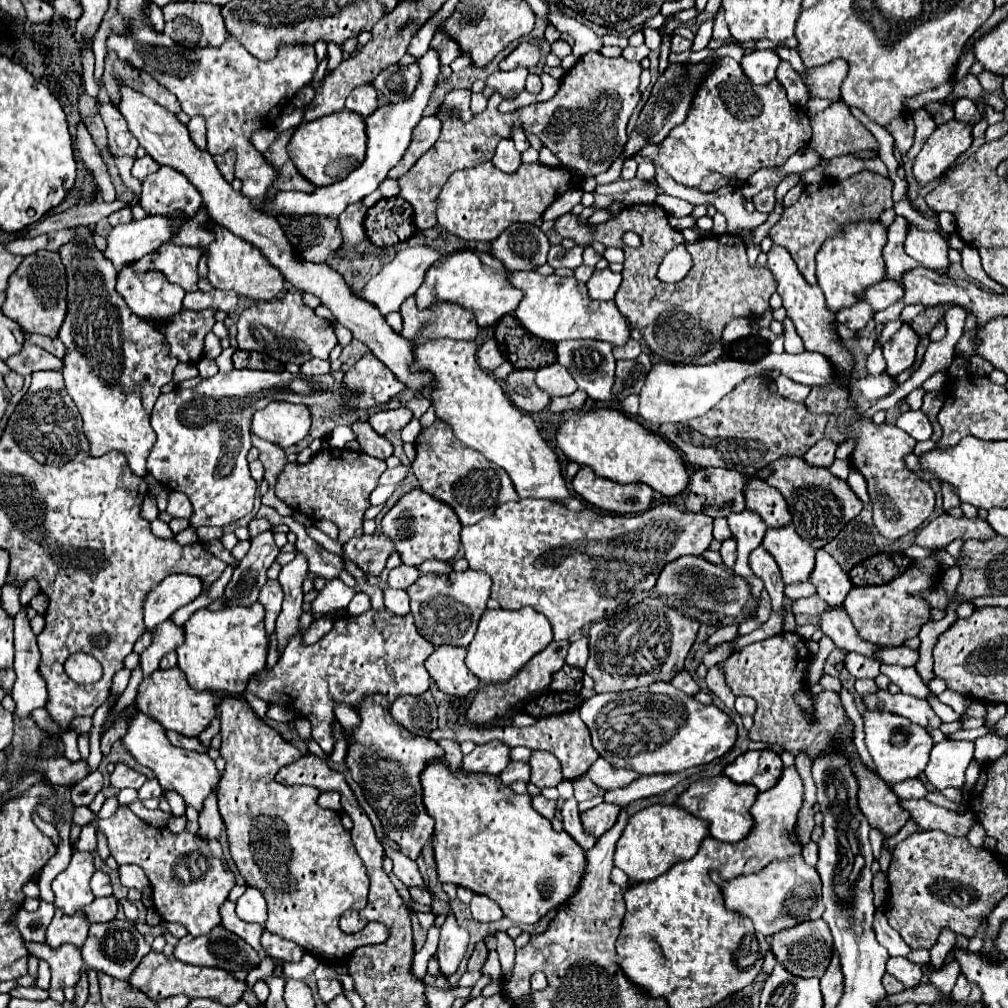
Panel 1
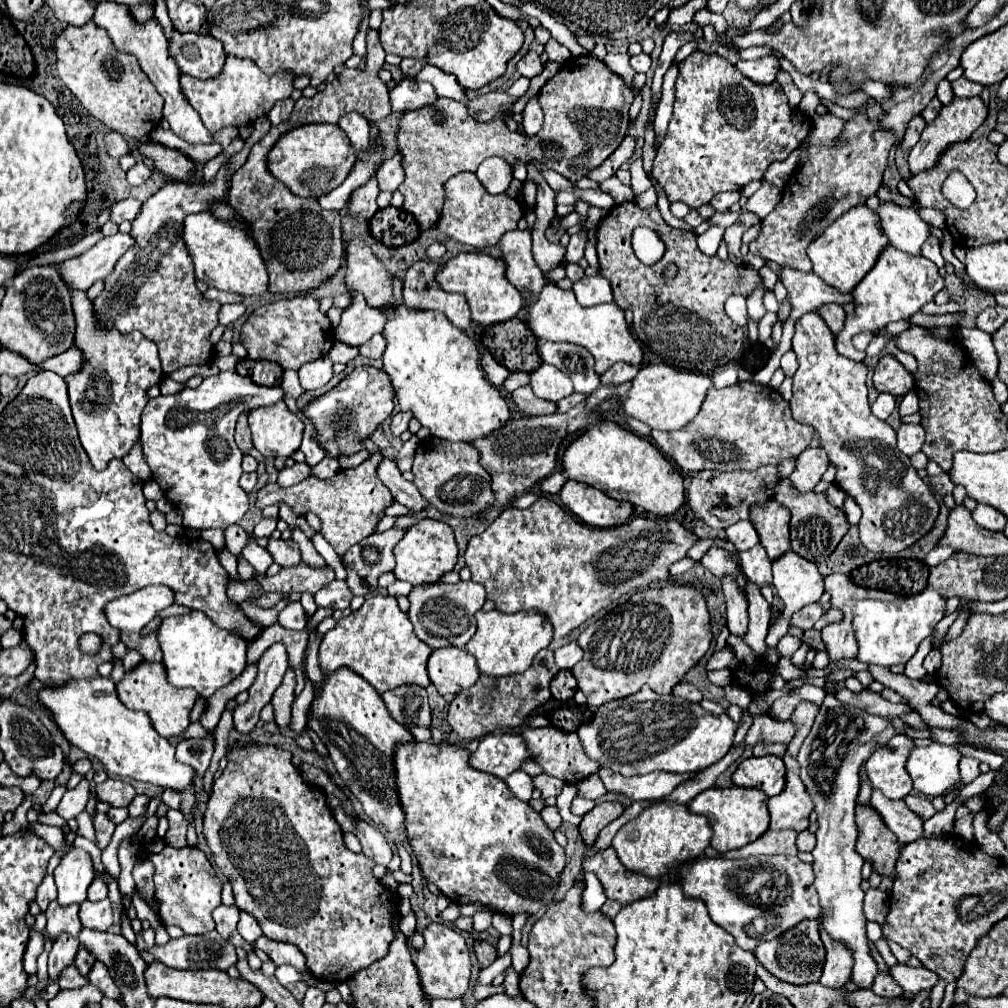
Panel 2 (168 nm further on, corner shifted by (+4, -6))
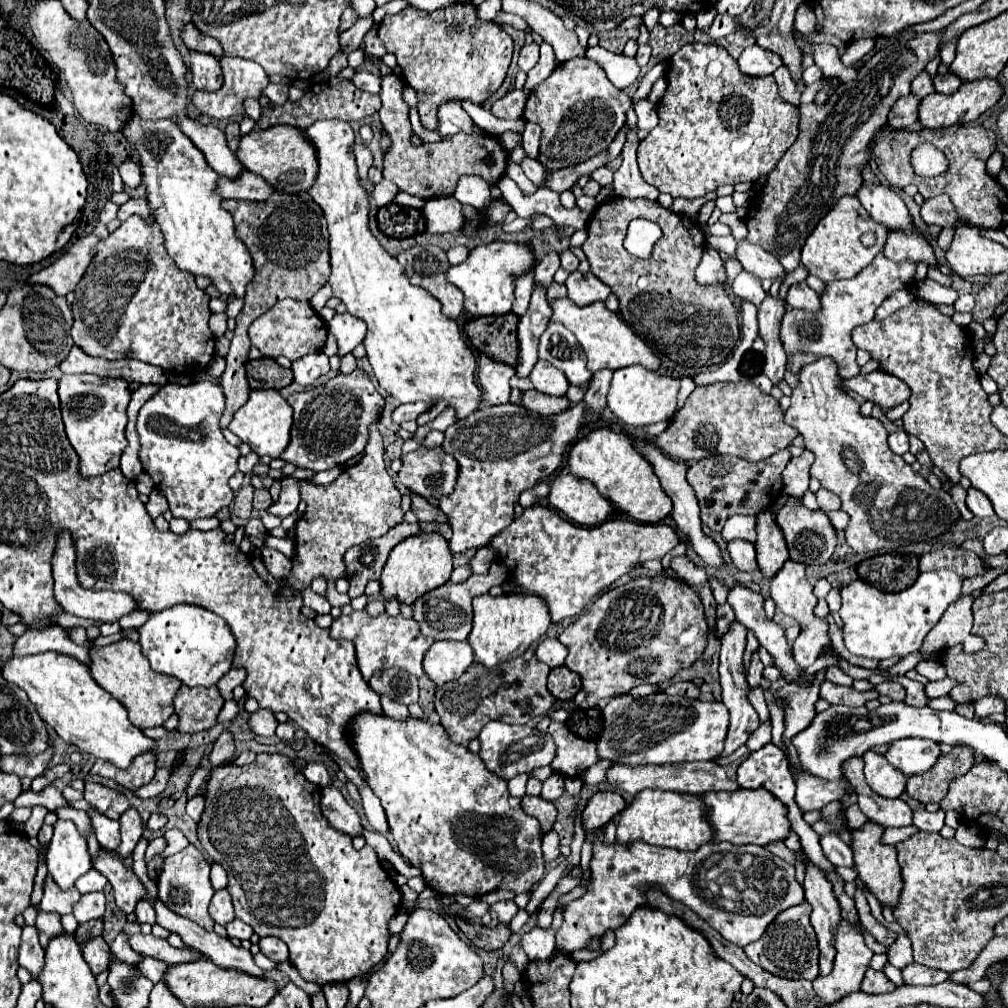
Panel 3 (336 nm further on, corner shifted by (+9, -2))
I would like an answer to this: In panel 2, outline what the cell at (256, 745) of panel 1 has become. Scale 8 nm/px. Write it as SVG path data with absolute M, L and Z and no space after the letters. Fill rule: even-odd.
M255 744L255 746L235 748L233 752L227 754L227 758L229 758L229 766L213 782L211 796L209 796L209 802L207 802L205 812L203 812L203 836L205 836L207 846L213 852L215 864L221 868L221 872L227 876L227 880L233 886L235 906L241 912L247 912L247 914L255 916L257 922L259 922L259 926L261 926L261 930L263 930L263 934L267 938L295 944L303 952L303 956L307 960L307 970L315 978L325 980L325 982L331 982L331 984L347 982L355 972L359 972L359 970L371 966L373 962L377 962L379 958L387 956L389 944L395 938L395 930L393 930L393 920L391 918L395 918L399 914L399 894L387 890L373 876L373 866L375 866L373 860L367 860L367 856L361 856L361 854L355 854L355 852L347 850L347 846L343 842L343 832L341 832L339 824L335 824L335 818L331 814L331 808L327 804L327 796L323 794L323 790L321 788L315 788L315 786L309 788L309 784L303 782L299 770L291 764L291 752L287 752L287 750L281 750L281 748L275 748L275 746L259 746L259 744ZM283 914L309 914L309 918L307 918L307 922L303 922L299 926L285 926L283 920L279 918Z

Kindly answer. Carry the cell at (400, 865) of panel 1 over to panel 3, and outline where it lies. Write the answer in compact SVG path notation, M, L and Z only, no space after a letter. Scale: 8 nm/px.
M328 786L322 790L322 814L328 818L330 826L348 834L348 836L362 836L364 826L358 816L358 812L346 802L346 798L340 794L338 788Z

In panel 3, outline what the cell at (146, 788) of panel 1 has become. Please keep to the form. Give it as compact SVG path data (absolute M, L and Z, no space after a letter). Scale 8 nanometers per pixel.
M128 808L120 816L118 822L120 822L120 832L122 832L122 844L118 846L118 854L128 856L134 850L134 846L138 844L138 840L142 838L144 824L142 824L142 818L140 818L138 810L134 810L134 808Z

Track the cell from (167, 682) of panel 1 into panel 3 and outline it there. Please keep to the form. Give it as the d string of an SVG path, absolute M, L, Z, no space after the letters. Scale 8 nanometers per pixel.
M120 640L104 648L92 648L90 656L92 656L90 674L106 692L110 692L116 700L120 700L128 708L128 716L134 726L138 728L162 726L174 714L174 696L182 686L182 682L178 678L154 672L150 668L150 662L142 654L138 642Z

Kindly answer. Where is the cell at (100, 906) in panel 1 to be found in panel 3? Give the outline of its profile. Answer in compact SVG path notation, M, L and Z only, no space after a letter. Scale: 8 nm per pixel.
M90 892L90 894L84 894L78 904L74 904L74 918L84 924L84 922L90 922L90 920L100 920L104 916L104 910L106 910L106 896L104 892Z

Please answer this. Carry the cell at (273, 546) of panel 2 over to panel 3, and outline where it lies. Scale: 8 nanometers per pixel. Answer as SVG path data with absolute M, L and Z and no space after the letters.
M258 518L248 520L246 526L244 526L244 532L246 532L248 536L254 536L254 538L266 538L266 528L264 528L262 520L258 520Z

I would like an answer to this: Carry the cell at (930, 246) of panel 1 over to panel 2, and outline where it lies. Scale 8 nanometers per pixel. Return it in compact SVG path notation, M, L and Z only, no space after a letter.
M879 204L877 208L881 226L885 224L887 238L893 248L911 256L919 256L921 244L931 236L929 224L921 220L915 208L903 208L897 204Z

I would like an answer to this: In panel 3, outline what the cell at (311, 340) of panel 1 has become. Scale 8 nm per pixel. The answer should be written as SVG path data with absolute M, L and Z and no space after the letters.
M286 298L274 304L266 314L262 314L252 322L248 332L252 346L258 348L262 356L268 356L268 358L286 356L288 360L298 360L306 354L320 352L326 342L326 334L328 334L328 328L324 320L312 310L312 306L308 302L292 300L292 298Z

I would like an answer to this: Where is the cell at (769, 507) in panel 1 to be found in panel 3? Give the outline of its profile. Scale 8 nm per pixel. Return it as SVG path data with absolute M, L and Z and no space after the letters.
M764 508L756 514L756 554L758 554L758 566L760 570L770 578L788 558L788 548L784 542L782 532L778 530L778 524L772 516L772 508Z

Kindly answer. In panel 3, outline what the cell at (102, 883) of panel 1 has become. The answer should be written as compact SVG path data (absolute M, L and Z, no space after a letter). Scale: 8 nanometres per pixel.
M92 868L92 870L86 872L82 878L76 880L76 888L80 890L80 894L88 894L88 892L96 892L96 890L104 890L106 884L108 884L108 880L106 880L96 868Z

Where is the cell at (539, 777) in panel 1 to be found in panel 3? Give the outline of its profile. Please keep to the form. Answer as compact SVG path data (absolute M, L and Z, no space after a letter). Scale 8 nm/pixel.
M552 774L548 780L544 780L542 786L542 798L544 800L556 800L564 794L564 778L560 774Z

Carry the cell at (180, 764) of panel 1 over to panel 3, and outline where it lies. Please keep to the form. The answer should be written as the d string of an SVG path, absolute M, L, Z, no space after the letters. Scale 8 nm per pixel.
M44 652L24 658L12 656L4 664L2 674L8 682L20 686L36 706L40 718L50 724L62 740L78 746L82 754L86 752L94 758L102 758L116 768L128 768L136 756L154 752L158 746L156 740L144 736L140 728L130 724L128 710L98 686L86 664L72 656L58 652Z

